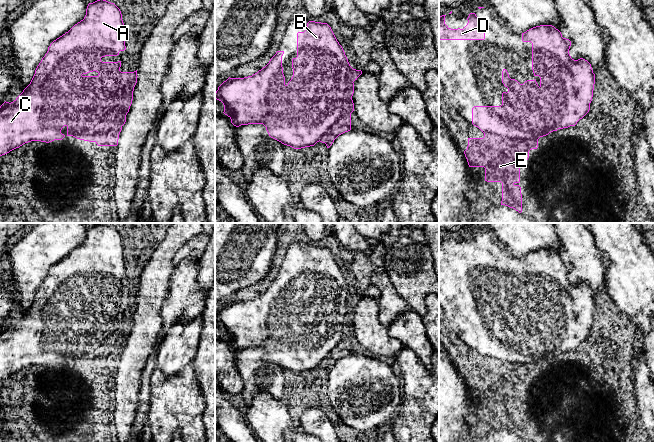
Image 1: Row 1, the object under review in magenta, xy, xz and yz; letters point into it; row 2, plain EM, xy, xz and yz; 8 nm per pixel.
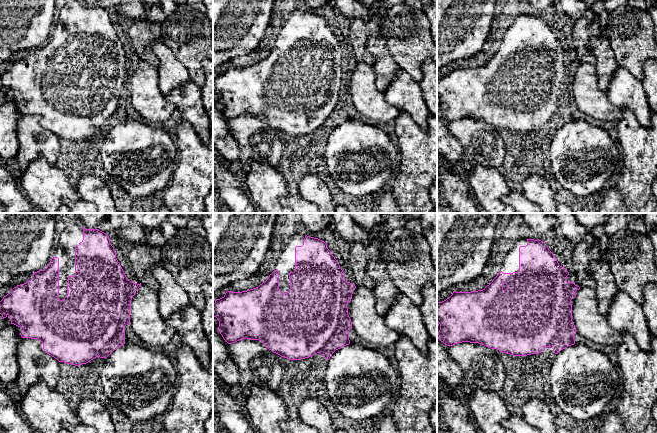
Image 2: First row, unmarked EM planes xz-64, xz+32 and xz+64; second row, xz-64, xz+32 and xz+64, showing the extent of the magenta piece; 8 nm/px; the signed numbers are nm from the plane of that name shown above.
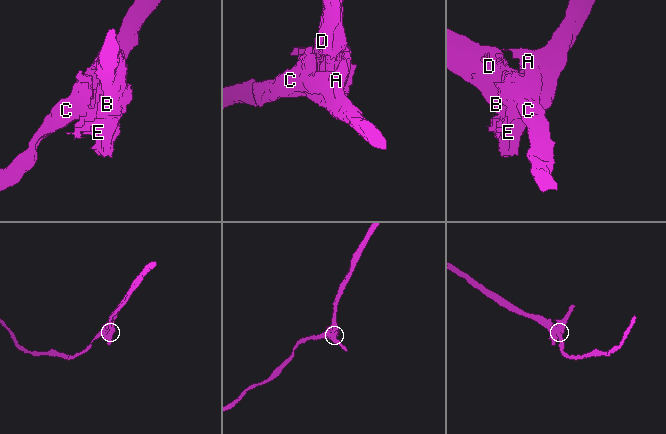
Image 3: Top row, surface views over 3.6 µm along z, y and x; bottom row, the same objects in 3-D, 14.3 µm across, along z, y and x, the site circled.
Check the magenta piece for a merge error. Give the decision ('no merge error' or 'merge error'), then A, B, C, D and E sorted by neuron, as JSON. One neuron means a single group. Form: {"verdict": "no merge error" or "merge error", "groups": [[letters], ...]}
{"verdict": "no merge error", "groups": [["A", "B", "C", "D", "E"]]}

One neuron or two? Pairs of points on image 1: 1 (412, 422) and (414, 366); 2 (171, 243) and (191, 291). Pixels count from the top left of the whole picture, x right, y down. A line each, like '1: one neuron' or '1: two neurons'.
1: one neuron
2: two neurons

